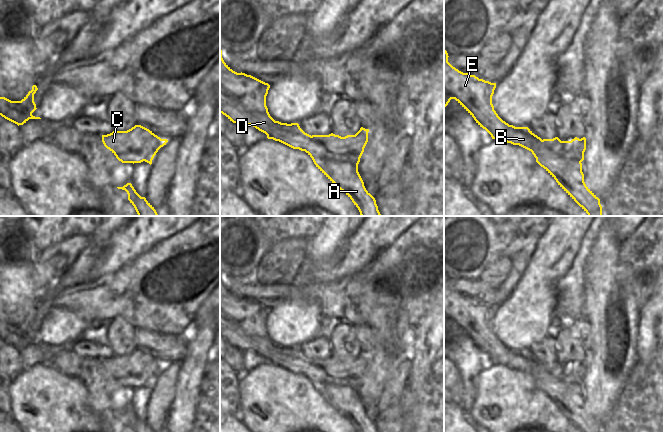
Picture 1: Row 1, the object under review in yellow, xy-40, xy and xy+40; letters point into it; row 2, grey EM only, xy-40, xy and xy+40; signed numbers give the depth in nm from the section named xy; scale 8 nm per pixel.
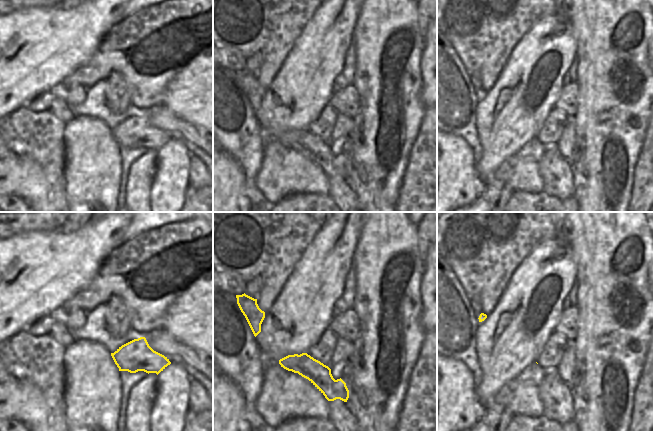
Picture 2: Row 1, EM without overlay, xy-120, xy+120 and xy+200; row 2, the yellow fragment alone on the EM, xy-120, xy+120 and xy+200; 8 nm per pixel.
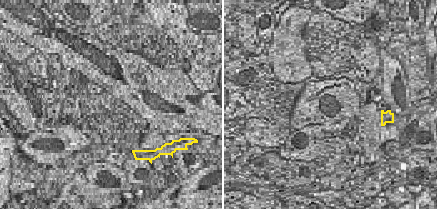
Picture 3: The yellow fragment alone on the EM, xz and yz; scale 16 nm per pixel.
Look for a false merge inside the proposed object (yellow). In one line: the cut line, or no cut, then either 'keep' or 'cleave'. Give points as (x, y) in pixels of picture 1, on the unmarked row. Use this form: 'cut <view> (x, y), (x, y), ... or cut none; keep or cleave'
cut xy (310, 360), (336, 377), (341, 384), (357, 389); cleave

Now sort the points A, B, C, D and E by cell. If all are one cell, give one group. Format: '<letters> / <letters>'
A B D E / C

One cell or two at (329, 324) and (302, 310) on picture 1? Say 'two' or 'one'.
two

